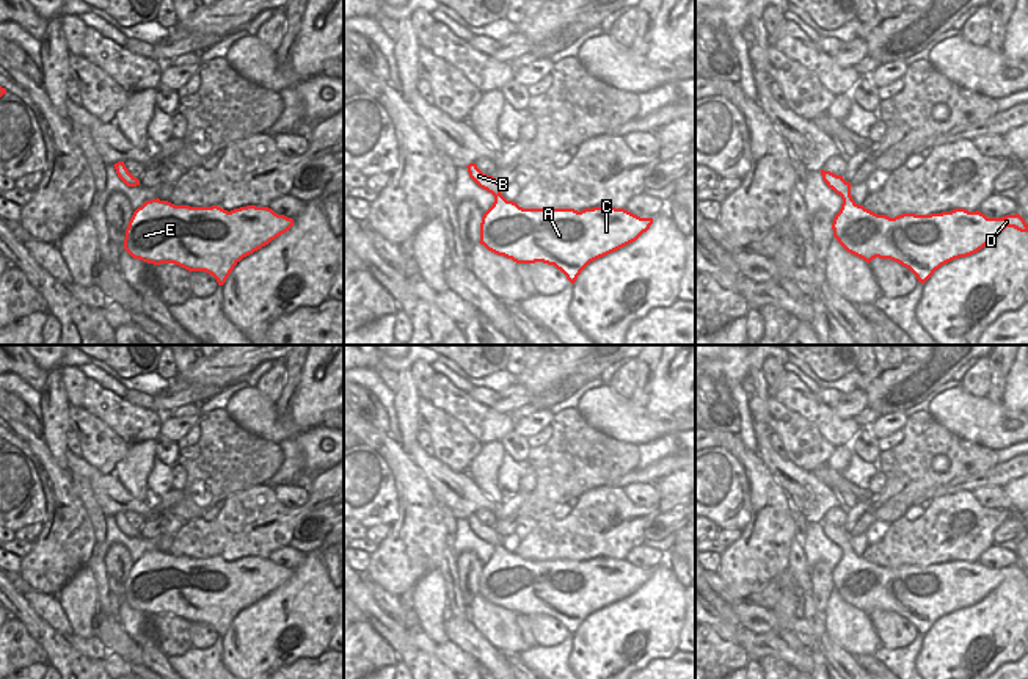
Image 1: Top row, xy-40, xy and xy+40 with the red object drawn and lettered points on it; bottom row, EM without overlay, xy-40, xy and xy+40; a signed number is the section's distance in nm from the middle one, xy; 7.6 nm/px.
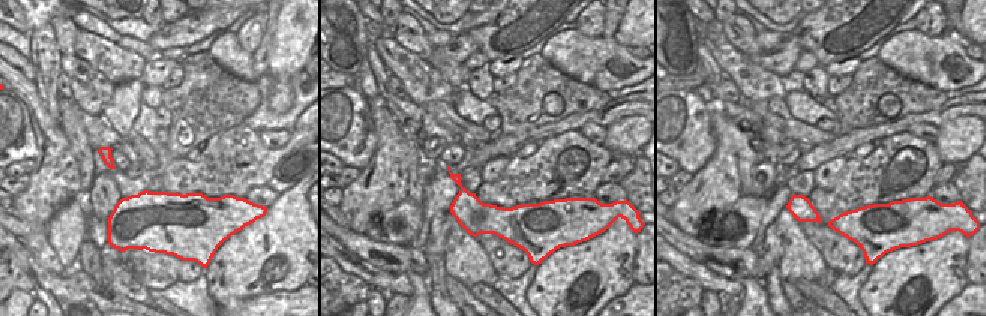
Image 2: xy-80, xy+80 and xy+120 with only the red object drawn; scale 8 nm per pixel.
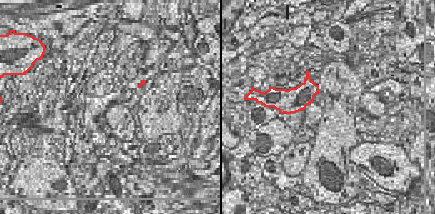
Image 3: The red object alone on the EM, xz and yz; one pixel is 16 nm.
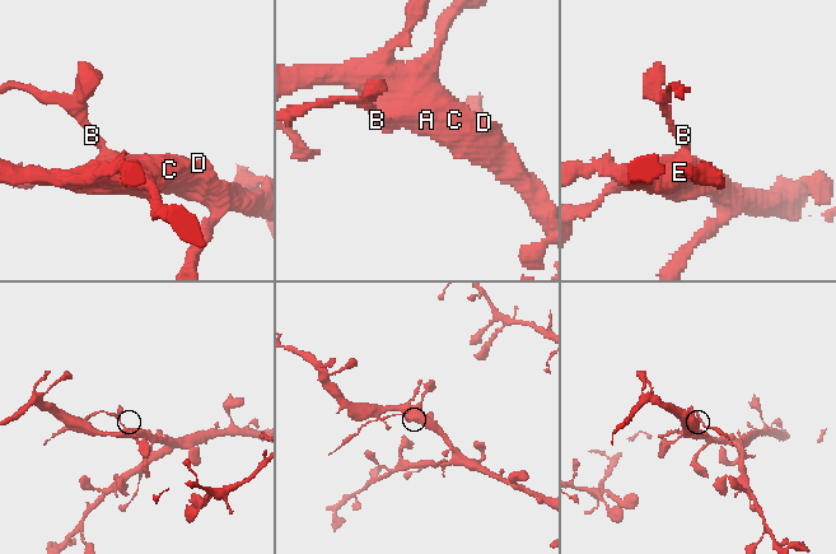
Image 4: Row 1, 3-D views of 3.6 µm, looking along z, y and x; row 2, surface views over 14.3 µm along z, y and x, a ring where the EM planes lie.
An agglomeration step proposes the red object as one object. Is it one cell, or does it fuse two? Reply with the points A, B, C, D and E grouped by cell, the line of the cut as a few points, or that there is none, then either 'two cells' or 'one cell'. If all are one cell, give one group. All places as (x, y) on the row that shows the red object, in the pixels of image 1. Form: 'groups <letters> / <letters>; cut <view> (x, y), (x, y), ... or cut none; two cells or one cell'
groups A C D E / B; cut xy+40 (851, 196), (843, 201); two cells

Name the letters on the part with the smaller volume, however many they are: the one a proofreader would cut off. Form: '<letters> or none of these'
B

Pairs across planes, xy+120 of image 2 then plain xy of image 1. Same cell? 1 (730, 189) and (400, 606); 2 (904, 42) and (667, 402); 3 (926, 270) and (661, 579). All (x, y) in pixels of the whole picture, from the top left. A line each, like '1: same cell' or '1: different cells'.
1: different cells
2: different cells
3: same cell

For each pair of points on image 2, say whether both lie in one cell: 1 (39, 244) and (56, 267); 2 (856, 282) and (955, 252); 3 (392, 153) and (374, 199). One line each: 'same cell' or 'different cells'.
1: same cell
2: different cells
3: same cell

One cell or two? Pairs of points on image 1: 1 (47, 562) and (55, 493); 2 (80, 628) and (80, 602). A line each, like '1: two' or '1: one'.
1: one
2: one

